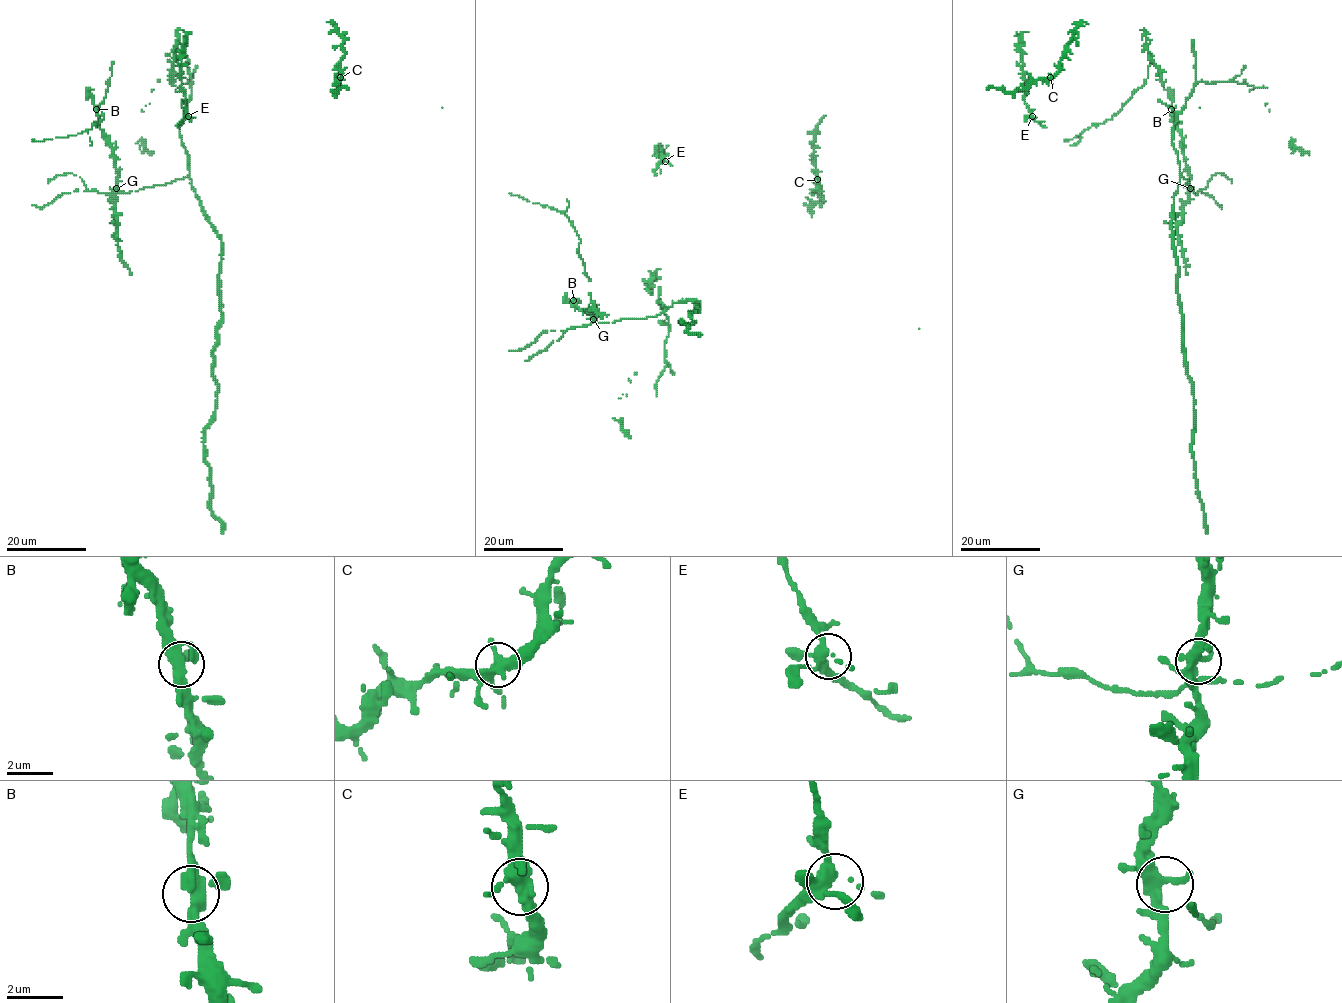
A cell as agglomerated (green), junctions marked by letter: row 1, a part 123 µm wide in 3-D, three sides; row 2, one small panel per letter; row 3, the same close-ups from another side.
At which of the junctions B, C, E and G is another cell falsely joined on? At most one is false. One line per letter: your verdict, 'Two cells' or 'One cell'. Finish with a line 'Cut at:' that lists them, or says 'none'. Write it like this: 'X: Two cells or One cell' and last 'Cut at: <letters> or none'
B: One cell
C: One cell
E: One cell
G: One cell
Cut at: none

